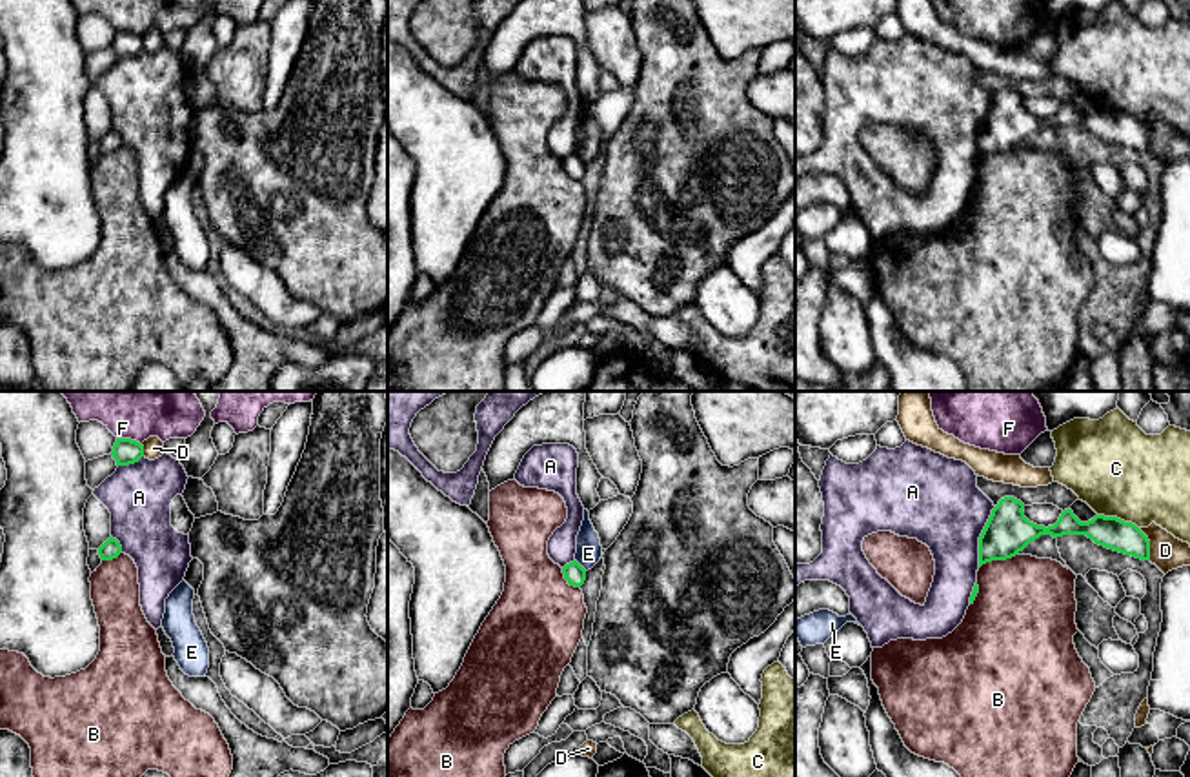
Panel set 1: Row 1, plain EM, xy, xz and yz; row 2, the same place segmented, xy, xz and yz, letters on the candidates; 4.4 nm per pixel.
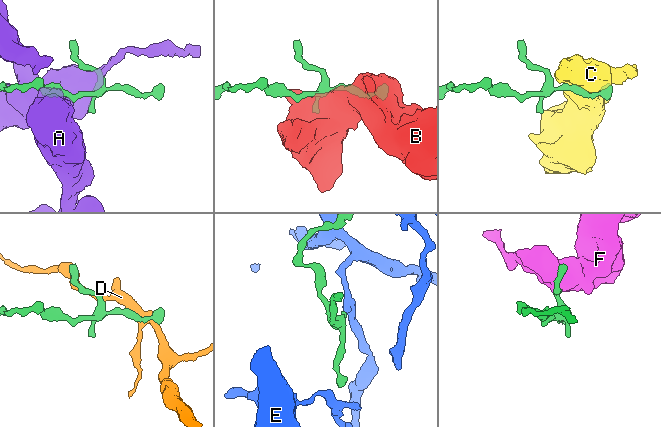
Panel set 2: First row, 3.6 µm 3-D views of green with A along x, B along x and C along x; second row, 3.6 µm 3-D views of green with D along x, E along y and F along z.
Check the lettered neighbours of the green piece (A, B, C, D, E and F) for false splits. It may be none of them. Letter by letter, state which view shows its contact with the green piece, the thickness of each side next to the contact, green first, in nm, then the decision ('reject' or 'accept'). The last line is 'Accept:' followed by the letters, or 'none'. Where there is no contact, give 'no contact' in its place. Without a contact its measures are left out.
A: meets green in yz; 200 nm thick on the green side, 380 nm on the other; reject
B: meets green in yz; 200 nm thick on the green side, 440 nm on the other; reject
C: meets green in yz; 140 nm thick on the green side, 400 nm on the other; reject
D: meets green in yz; 140 nm thick on the green side, 150 nm on the other; reject
E: meets green in xz; 90 nm thick on the green side, 110 nm on the other; reject
F: meets green in xy; 120 nm thick on the green side, 150 nm on the other; reject
Accept: none

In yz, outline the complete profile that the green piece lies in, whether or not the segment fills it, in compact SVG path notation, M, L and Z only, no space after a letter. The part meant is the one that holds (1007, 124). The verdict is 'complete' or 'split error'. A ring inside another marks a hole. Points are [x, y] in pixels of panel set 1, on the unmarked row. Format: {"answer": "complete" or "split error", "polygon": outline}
{"answer": "complete", "polygon": "M1004 89L992 102L992 107L979 129L979 160L992 153L1006 153L1019 147L1041 127L1054 131L1063 127L1086 127L1095 136L1108 142L1150 153L1150 133L1132 115L1117 109L1095 107L1081 115L1072 102L1064 102L1054 118L1037 118L1024 109L1024 96L1014 89Z"}

